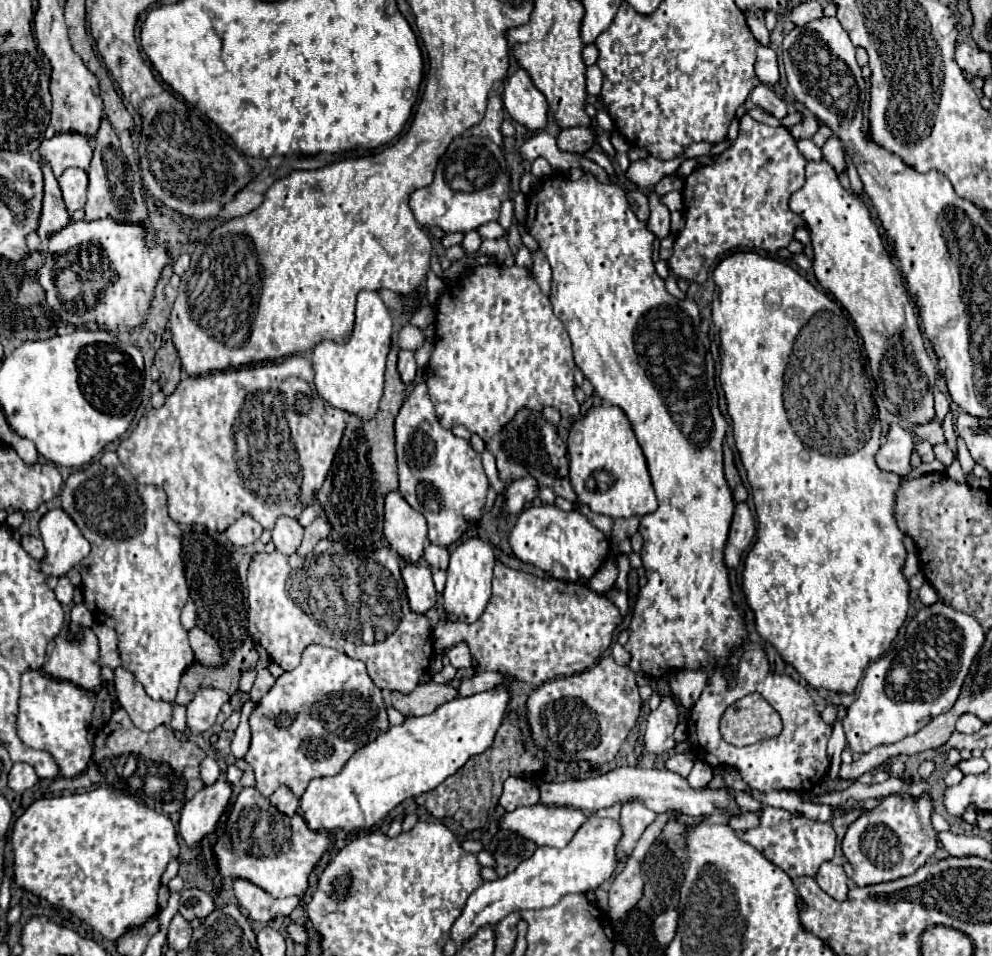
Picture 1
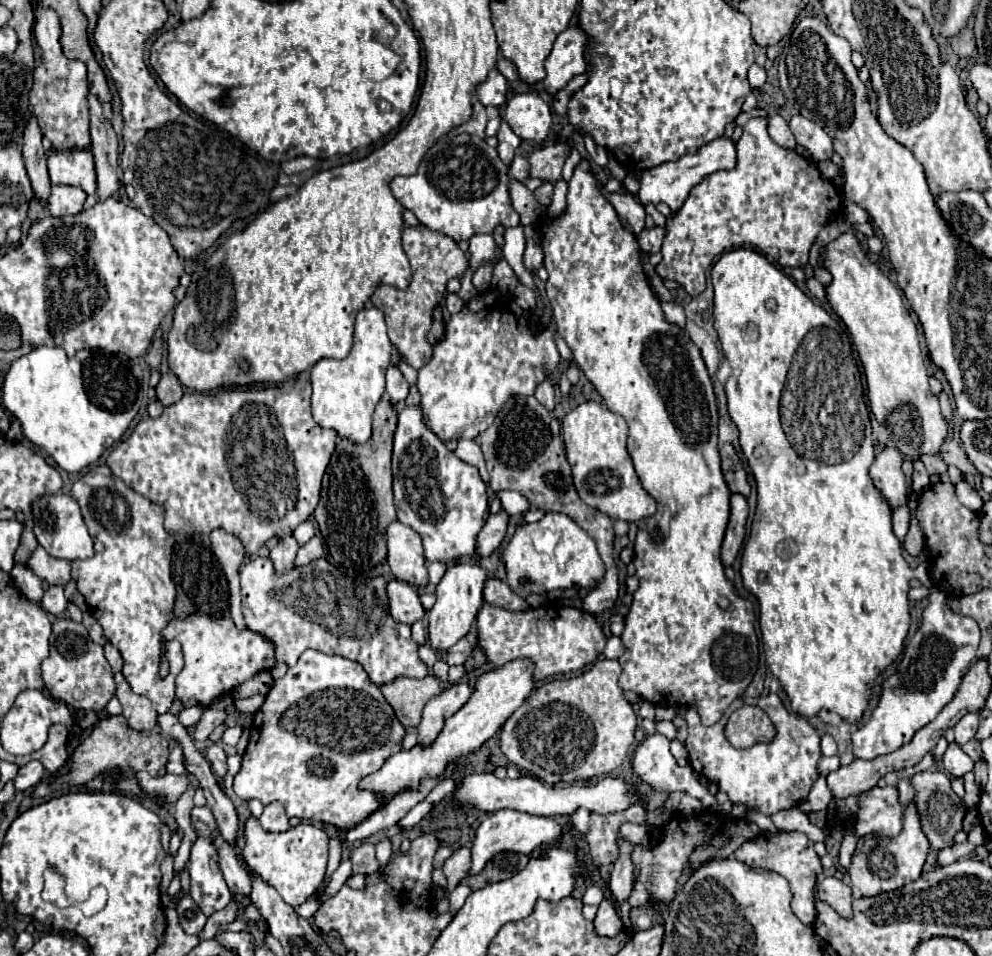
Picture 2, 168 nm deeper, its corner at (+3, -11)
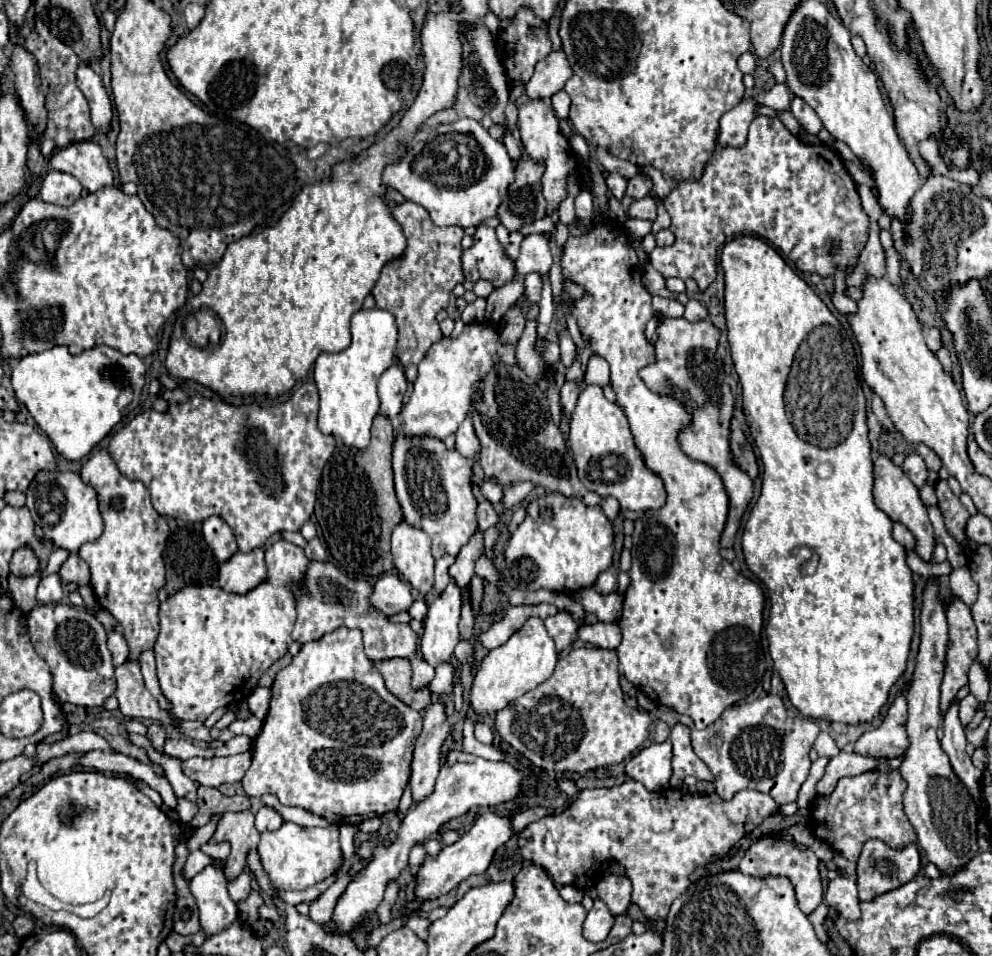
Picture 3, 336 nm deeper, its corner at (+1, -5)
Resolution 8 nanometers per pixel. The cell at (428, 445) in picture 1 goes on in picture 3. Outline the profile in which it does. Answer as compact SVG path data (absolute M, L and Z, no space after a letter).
M396 435L392 465L396 497L404 511L404 521L432 537L434 559L440 559L446 553L458 555L478 529L478 503L472 495L472 459L462 457L458 451L448 451L440 439Z

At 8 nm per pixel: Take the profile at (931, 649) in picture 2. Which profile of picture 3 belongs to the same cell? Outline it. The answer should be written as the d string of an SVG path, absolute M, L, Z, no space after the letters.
M898 695L888 709L882 725L870 733L864 733L856 743L854 751L858 755L868 755L874 759L890 761L908 749L906 733L906 697Z

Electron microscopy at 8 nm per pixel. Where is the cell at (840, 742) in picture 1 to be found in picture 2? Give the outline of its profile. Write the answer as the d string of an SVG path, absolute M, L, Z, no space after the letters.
M824 777L818 779L818 783L812 787L810 795L806 797L806 801L800 803L800 809L806 811L806 813L812 813L812 811L822 811L828 807L828 803L832 801L832 793L830 793L830 787L826 785Z

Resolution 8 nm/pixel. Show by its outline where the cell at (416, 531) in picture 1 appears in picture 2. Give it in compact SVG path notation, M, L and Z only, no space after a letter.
M392 521L388 525L386 539L388 539L386 563L390 565L394 577L416 587L428 585L428 573L424 565L426 559L422 555L420 535L408 525L402 525L400 521Z

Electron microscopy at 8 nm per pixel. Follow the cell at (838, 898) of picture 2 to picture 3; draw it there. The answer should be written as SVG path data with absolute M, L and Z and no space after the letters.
M838 875L834 881L828 883L824 899L828 907L832 907L840 917L850 921L860 919L860 899L854 879L846 875Z

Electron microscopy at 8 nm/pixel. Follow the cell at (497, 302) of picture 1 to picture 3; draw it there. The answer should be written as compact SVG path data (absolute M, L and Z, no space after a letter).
M472 323L464 327L460 337L444 337L442 341L434 343L418 365L414 391L400 413L400 431L404 431L404 435L432 435L442 441L456 433L466 413L474 407L472 393L478 379L482 379L498 363L514 365L516 357L514 345L502 345L498 341L498 331L492 325Z

